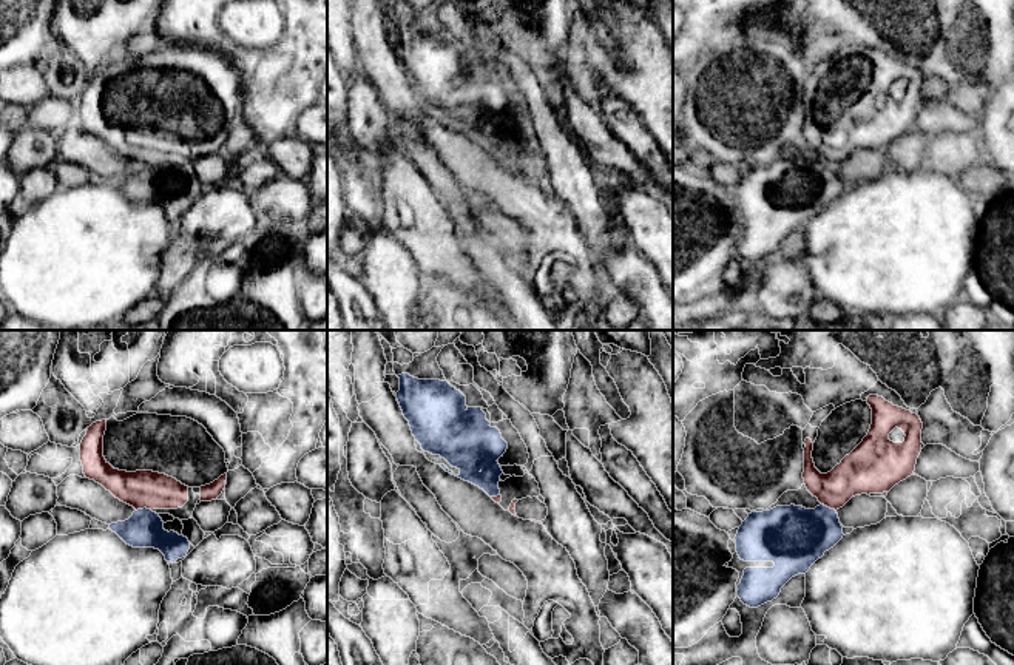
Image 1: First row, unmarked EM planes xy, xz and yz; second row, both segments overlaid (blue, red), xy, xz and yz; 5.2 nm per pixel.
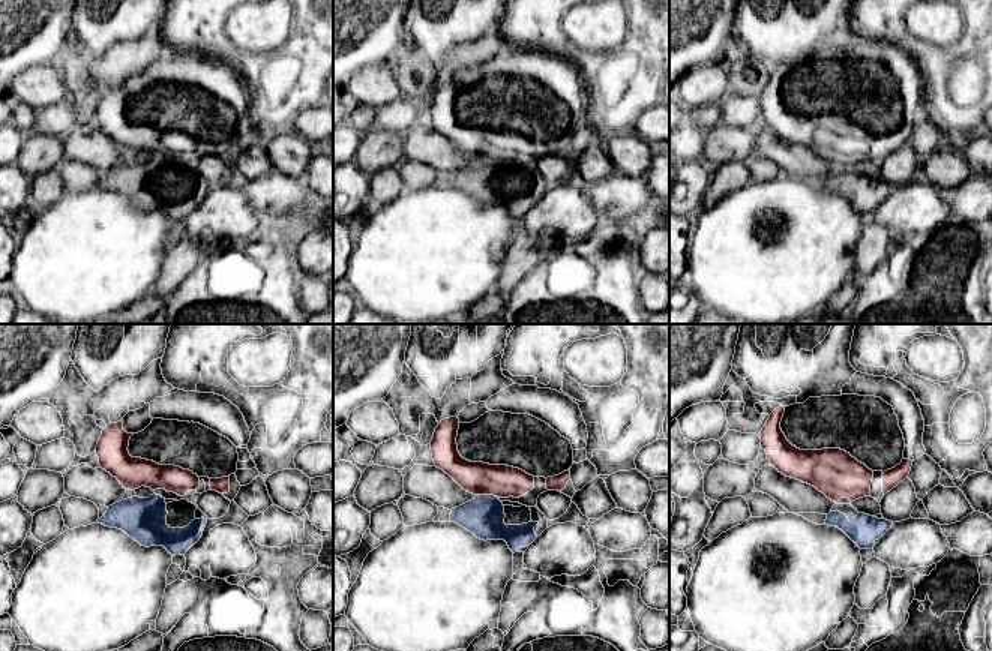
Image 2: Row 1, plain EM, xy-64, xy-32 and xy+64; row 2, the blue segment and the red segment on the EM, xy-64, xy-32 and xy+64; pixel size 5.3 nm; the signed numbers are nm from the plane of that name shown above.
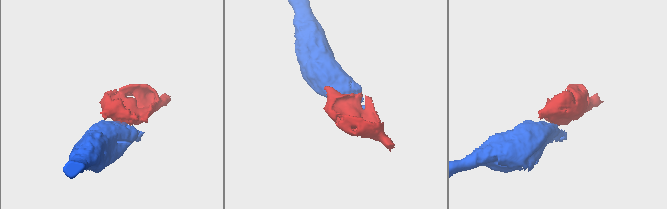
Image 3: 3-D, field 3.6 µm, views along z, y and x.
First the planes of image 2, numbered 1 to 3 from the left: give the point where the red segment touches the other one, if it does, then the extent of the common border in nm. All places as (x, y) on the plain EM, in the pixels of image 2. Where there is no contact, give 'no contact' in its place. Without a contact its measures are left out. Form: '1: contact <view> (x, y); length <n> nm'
1: no contact
2: contact xy-32 (488, 159); length 90 nm
3: no contact

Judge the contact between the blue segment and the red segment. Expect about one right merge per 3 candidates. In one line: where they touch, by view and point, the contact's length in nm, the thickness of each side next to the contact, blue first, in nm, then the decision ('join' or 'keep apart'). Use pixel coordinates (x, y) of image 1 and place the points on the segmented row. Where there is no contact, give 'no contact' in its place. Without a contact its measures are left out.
meets blue in xy at (144, 508); contact 90 nm long; 190 nm thick on the blue side, 190 nm on the other; keep apart

